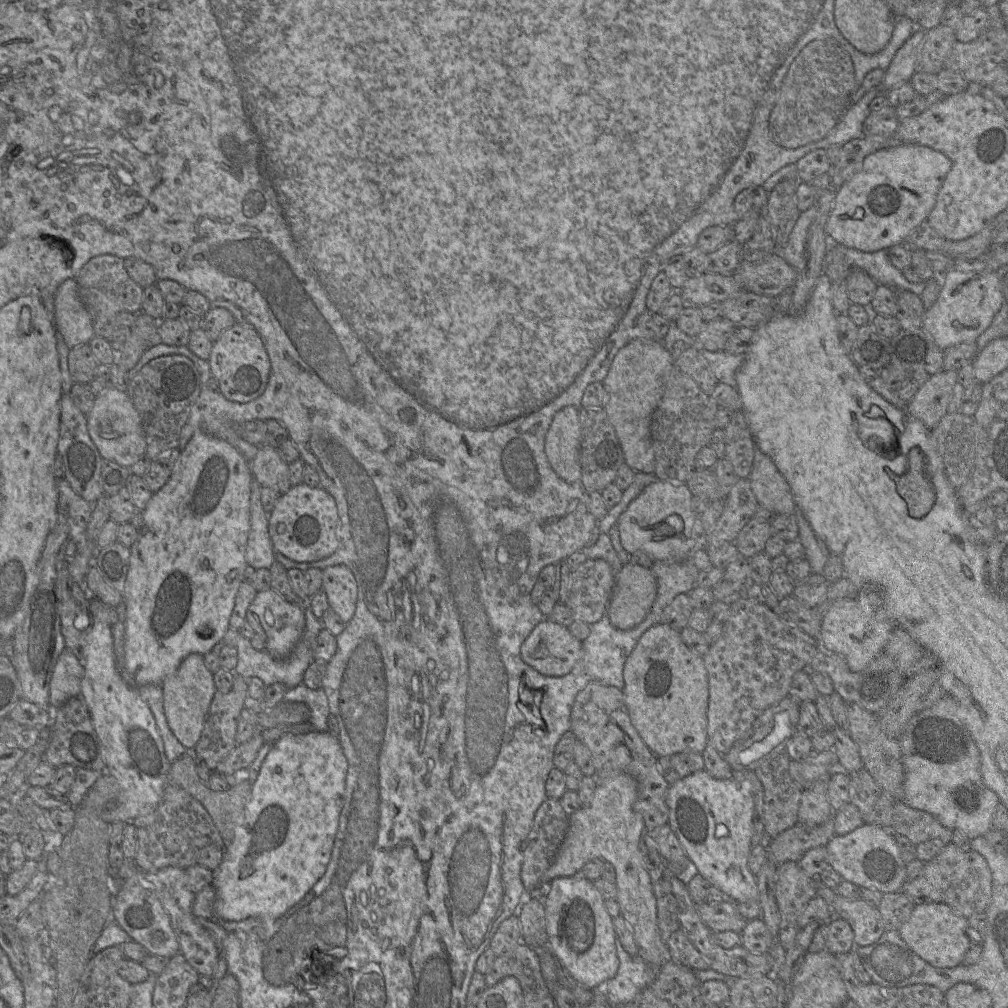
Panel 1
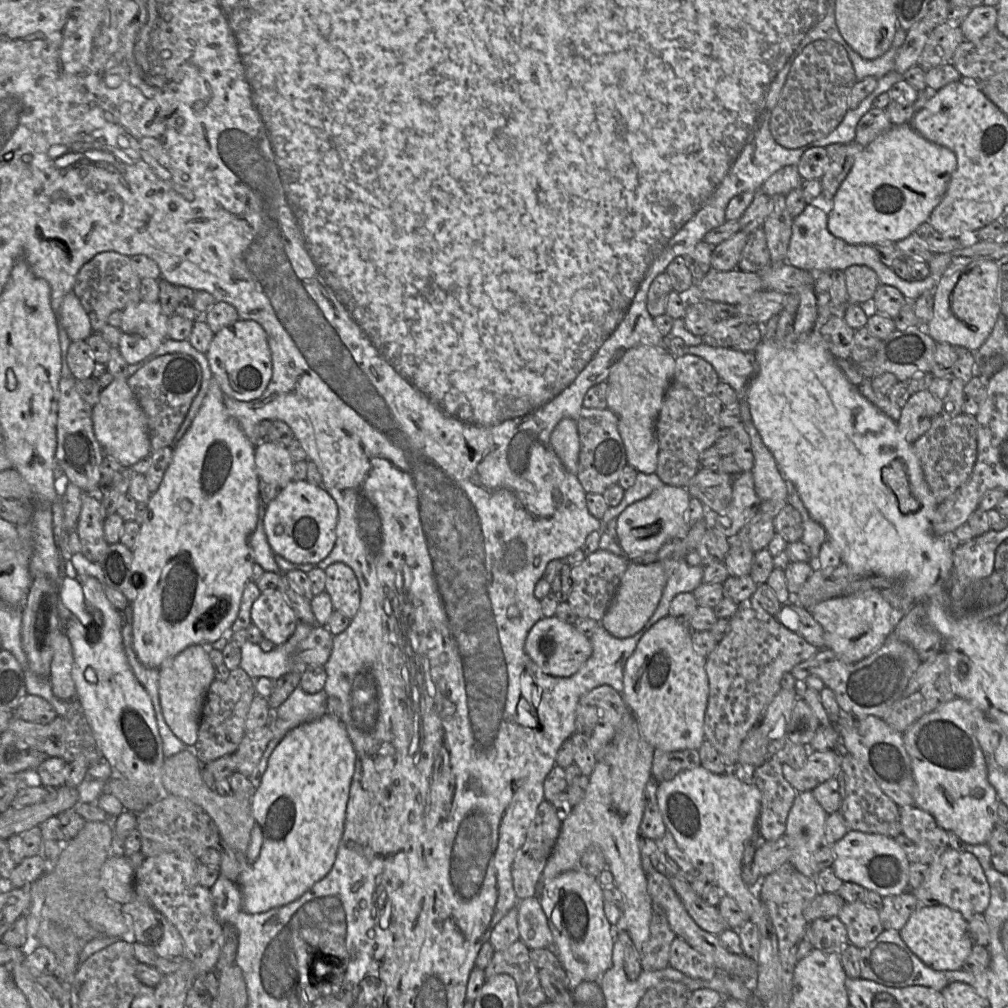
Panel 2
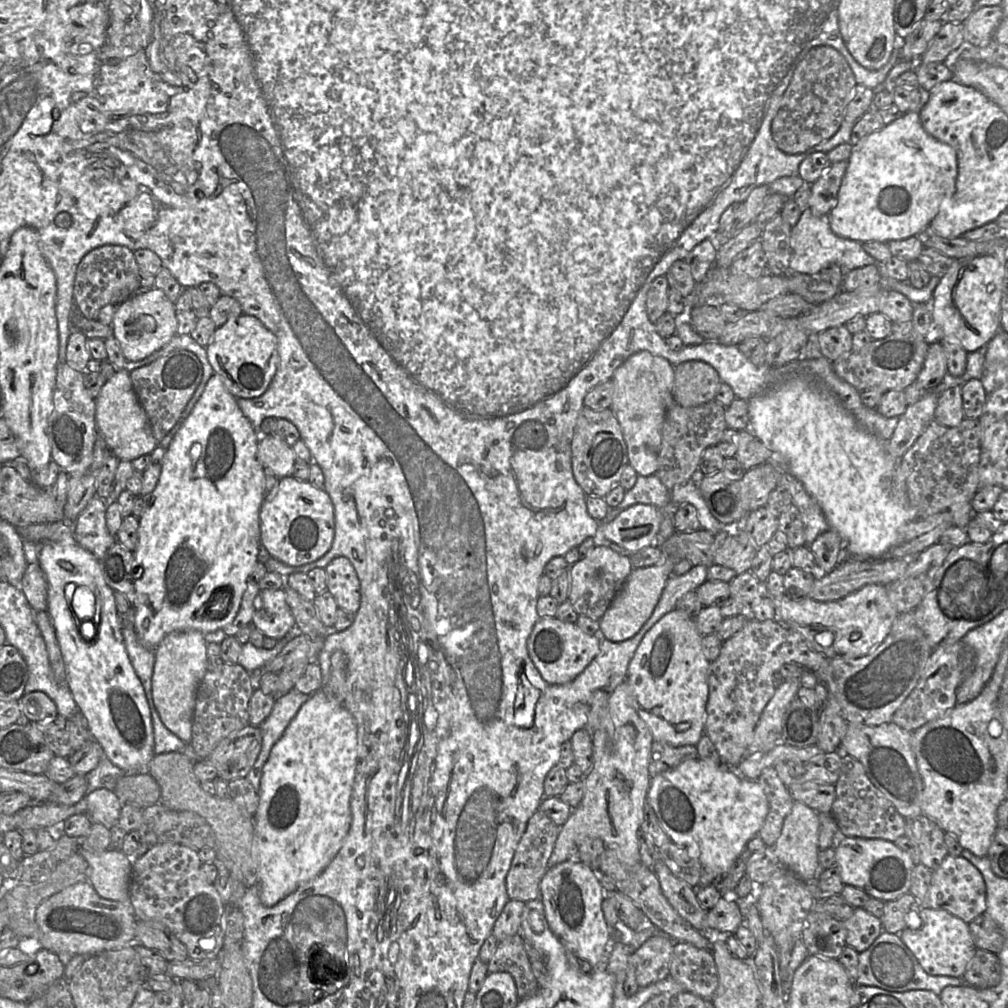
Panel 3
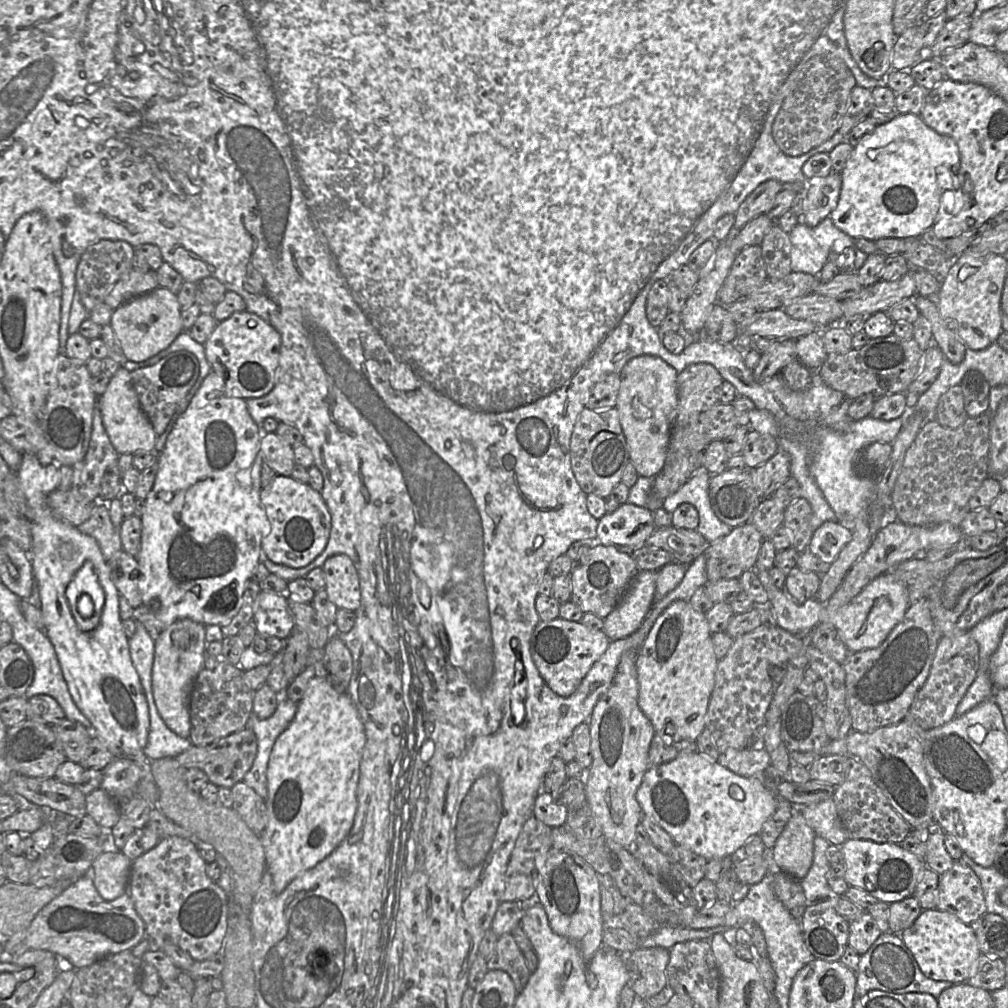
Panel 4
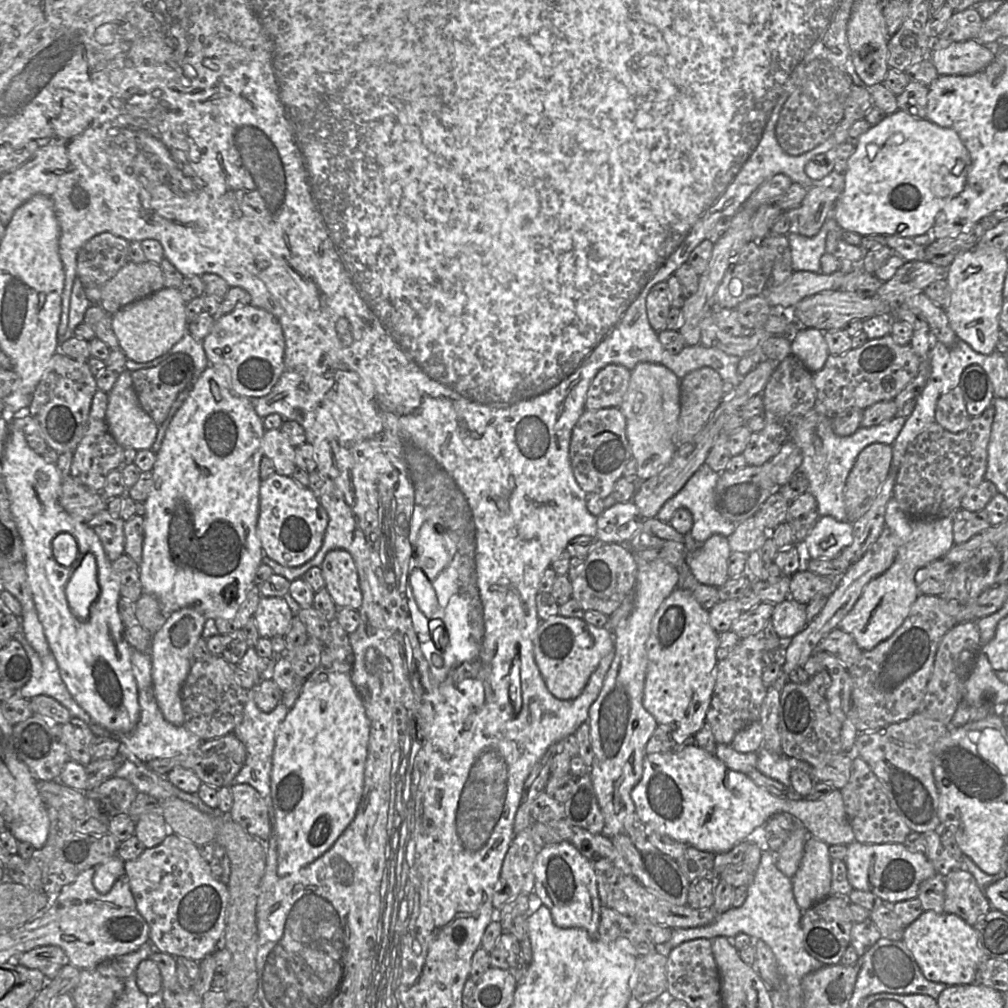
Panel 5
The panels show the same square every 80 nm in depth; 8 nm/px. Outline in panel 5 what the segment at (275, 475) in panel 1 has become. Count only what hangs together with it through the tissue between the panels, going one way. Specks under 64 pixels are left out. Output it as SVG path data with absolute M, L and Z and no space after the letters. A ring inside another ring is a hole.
M280 429L266 430L263 436L263 454L274 464L276 473L291 476L294 472L296 448Z

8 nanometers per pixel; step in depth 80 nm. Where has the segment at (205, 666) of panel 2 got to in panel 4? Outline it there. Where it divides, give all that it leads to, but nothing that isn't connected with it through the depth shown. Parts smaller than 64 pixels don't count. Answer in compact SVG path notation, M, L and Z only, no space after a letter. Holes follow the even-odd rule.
M179 619L155 635L152 668L154 703L165 725L182 738L190 736L189 698L192 684L204 667L205 625L191 619Z

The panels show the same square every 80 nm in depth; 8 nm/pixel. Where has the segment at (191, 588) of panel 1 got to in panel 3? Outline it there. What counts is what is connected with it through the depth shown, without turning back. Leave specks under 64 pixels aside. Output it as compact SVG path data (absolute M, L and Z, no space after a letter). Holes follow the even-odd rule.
M213 374L208 380L201 397L166 449L159 480L155 489L147 495L146 510L139 519L138 541L133 553L135 570L141 569L142 575L135 580L134 628L140 642L146 647L155 649L163 638L172 632L197 630L202 634L206 634L222 630L236 618L248 580L251 578L256 563L259 561L261 547L260 510L264 501L264 467L257 456L259 436L259 432L254 430L250 421L239 408L237 398L226 389L222 377L219 374ZM217 592L219 594L230 593L226 616L222 615L223 609L212 610L212 607L209 606L211 598Z

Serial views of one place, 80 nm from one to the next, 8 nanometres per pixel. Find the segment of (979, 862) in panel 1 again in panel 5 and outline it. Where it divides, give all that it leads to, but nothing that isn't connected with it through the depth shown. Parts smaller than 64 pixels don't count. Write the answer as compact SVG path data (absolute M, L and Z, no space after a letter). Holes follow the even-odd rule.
M963 867L944 877L944 912L958 915L973 926L992 909L973 875Z

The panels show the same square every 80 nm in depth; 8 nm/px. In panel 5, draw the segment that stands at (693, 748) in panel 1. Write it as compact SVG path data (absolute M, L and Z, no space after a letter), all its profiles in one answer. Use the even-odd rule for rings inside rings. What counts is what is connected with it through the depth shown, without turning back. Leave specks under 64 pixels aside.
M677 587L670 596L662 603L658 609L652 624L651 632L646 643L646 650L648 656L648 666L646 670L646 678L644 684L643 706L644 708L655 718L658 725L675 724L676 730L672 733L672 737L678 743L682 743L689 736L694 736L704 725L706 715L711 704L714 687L716 684L718 659L716 657L716 651L718 647L717 633L711 626L709 621L709 611L703 609L693 596L693 590L683 589Z

